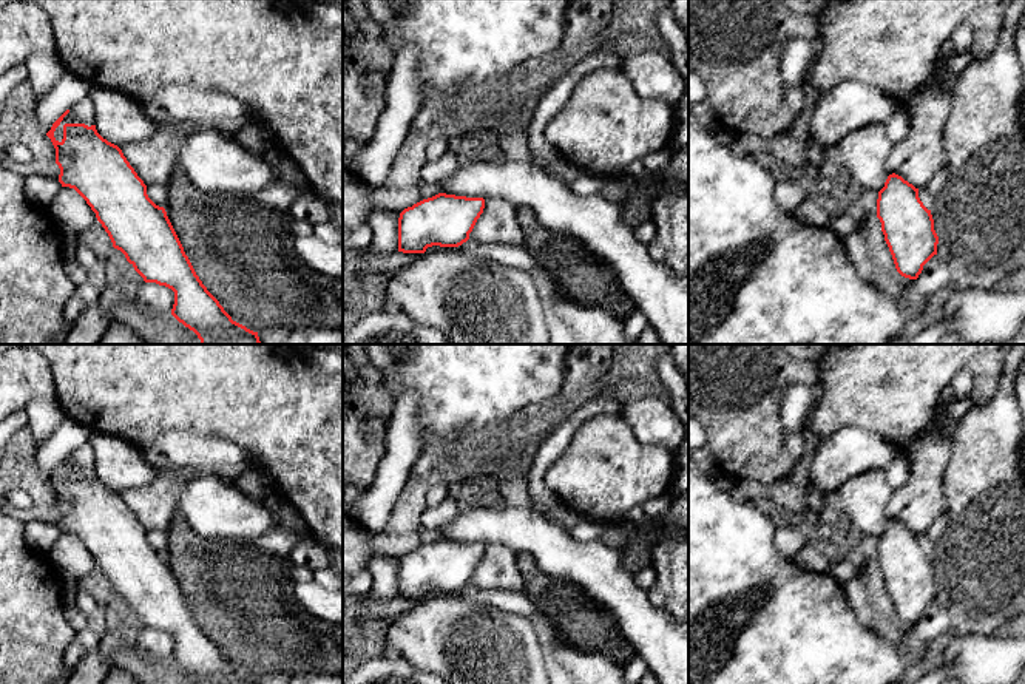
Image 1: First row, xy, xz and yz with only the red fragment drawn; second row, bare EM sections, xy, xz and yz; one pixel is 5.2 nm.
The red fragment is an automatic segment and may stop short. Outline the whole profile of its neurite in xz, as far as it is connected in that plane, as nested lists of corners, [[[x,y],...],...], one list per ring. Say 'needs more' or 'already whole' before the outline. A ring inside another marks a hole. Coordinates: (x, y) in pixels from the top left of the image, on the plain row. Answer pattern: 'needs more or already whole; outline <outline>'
already whole; outline [[[446,539],[404,554],[398,564],[398,598],[425,599],[432,591],[462,591],[469,585],[483,554],[483,543]]]

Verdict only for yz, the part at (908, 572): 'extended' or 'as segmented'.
as segmented

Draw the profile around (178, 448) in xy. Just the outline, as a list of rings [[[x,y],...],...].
[[[184,429],[159,435],[153,446],[140,454],[154,469],[195,468],[227,480],[235,480],[252,466],[245,451],[233,442]]]

